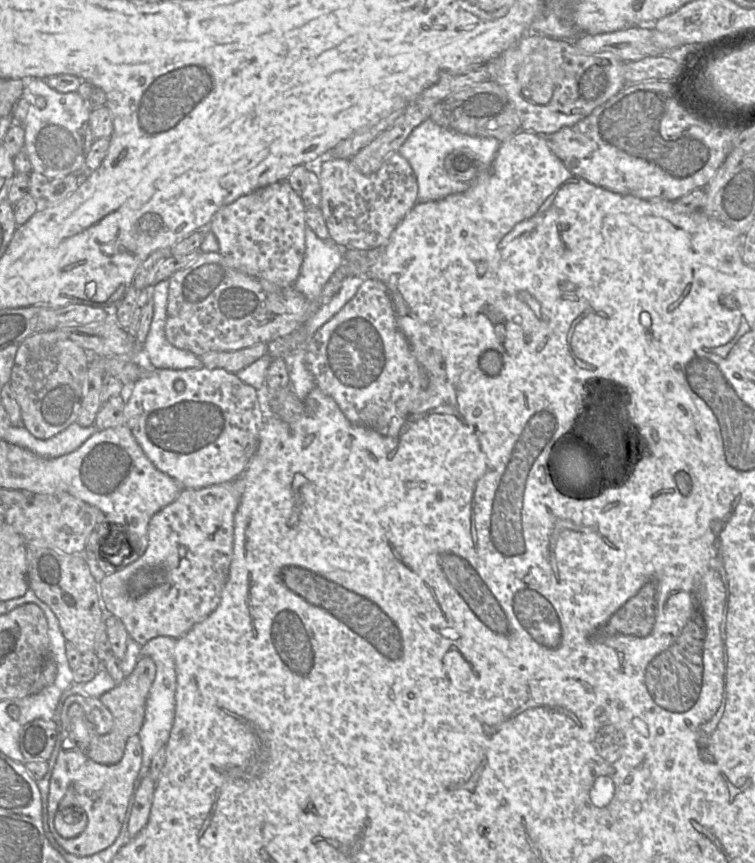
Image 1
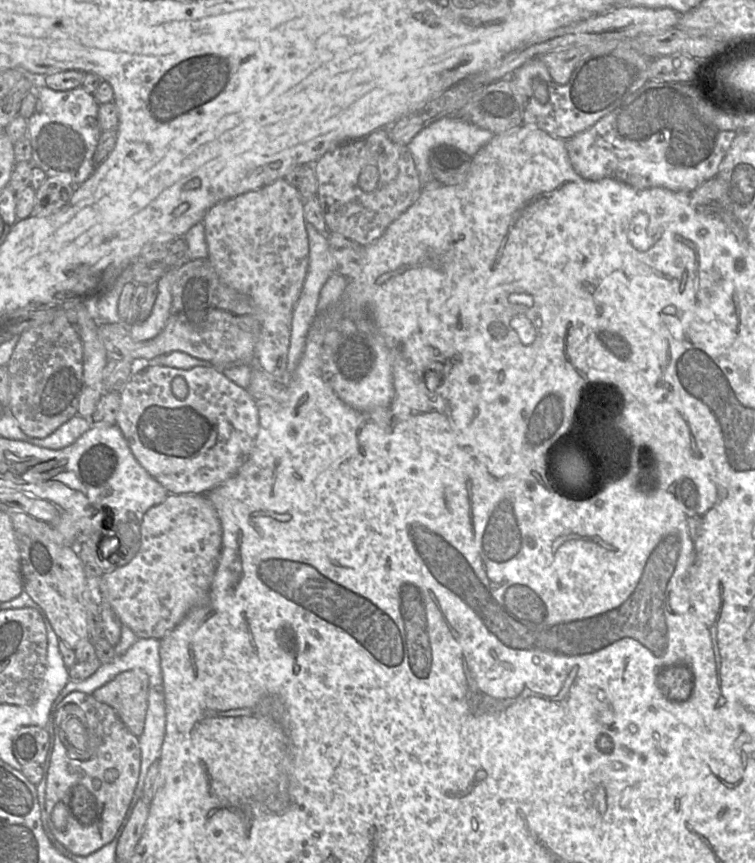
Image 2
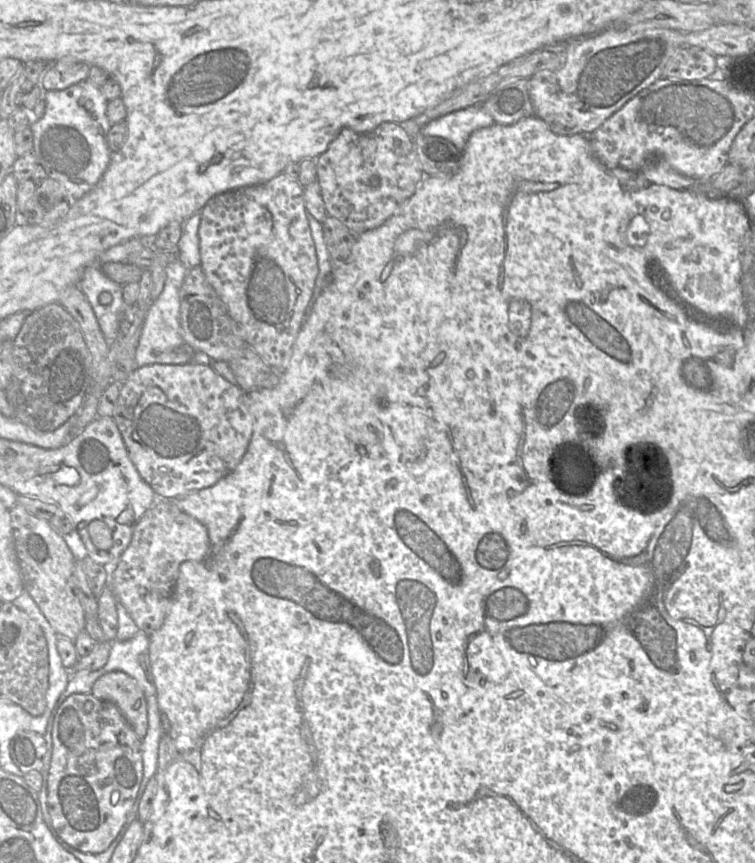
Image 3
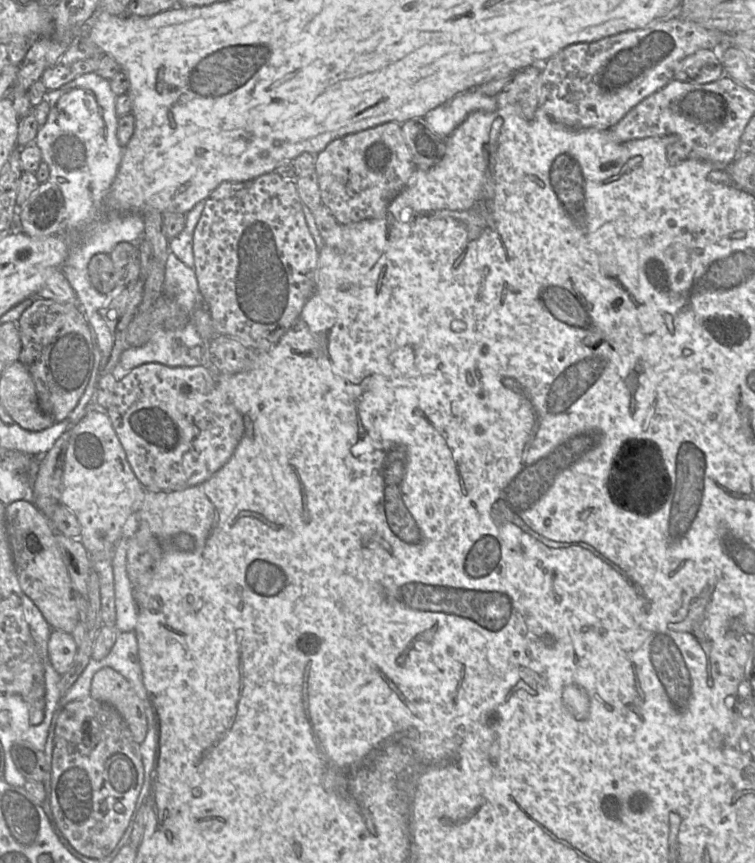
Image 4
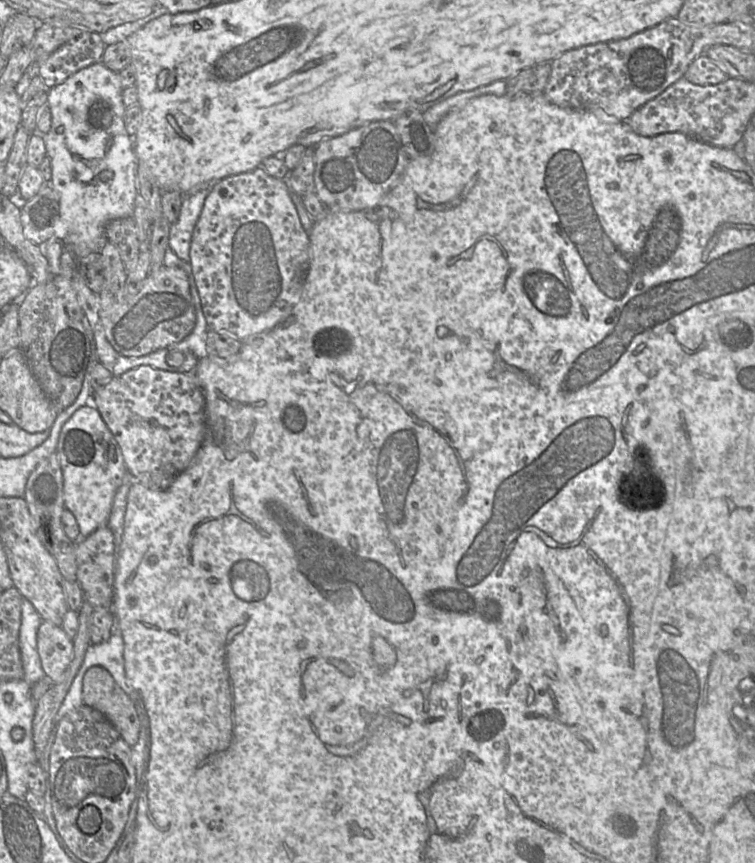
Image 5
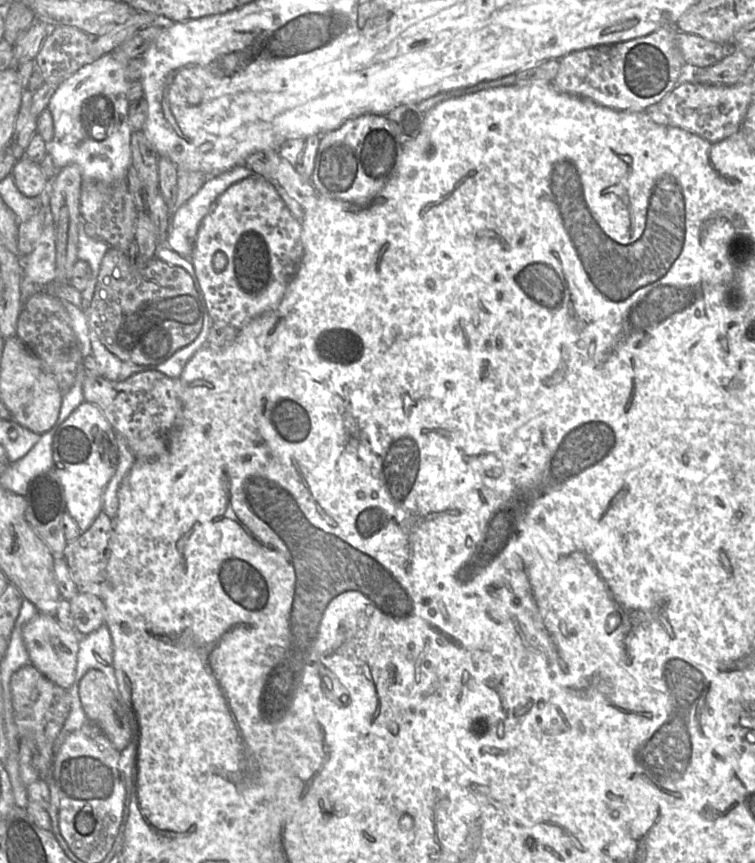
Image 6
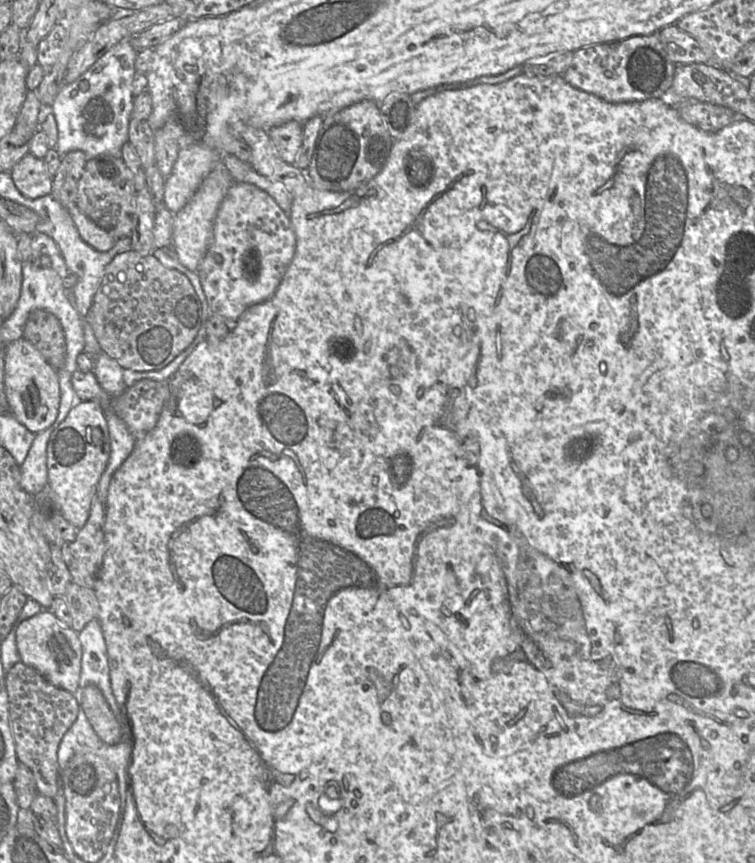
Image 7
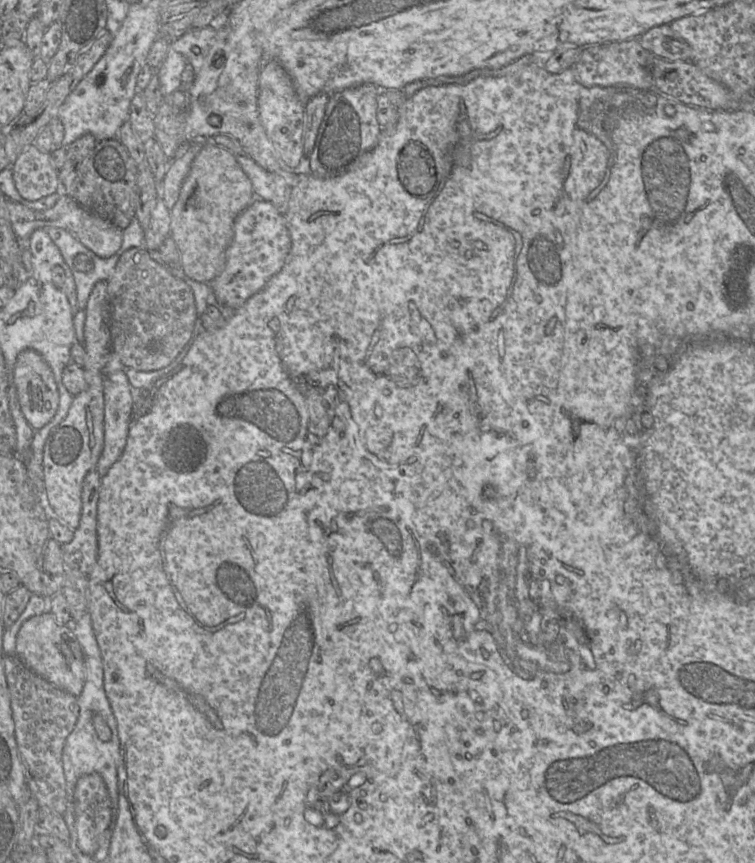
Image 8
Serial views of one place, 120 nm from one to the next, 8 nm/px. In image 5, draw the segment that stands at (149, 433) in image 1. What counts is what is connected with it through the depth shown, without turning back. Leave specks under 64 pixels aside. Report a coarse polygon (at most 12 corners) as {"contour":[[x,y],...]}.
{"contour":[[142,365],[92,396],[127,470],[166,489],[206,434],[195,371]]}

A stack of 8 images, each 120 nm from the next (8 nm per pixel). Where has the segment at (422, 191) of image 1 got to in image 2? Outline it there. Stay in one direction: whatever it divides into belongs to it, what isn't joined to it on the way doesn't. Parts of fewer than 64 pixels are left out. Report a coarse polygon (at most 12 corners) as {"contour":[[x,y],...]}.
{"contour":[[455,116],[421,130],[407,147],[422,188],[434,180],[429,157],[442,144],[472,158],[493,138],[491,131]]}

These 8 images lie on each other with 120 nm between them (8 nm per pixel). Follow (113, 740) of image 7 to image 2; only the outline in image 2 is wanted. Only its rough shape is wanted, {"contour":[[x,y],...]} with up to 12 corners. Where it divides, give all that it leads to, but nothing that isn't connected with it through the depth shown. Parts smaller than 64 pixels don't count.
{"contour":[[116,675],[92,696],[112,707],[139,737],[145,725],[148,675]]}

